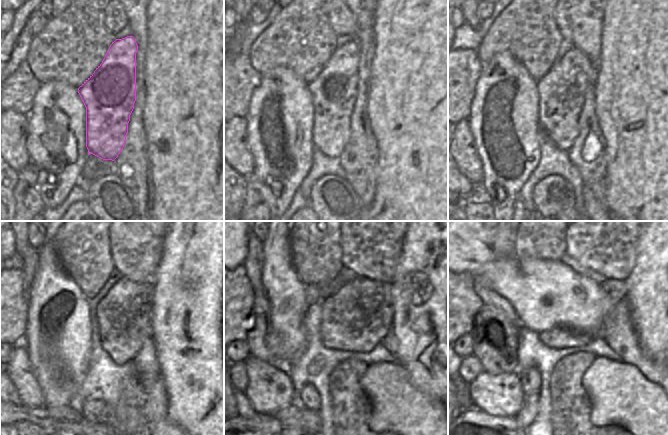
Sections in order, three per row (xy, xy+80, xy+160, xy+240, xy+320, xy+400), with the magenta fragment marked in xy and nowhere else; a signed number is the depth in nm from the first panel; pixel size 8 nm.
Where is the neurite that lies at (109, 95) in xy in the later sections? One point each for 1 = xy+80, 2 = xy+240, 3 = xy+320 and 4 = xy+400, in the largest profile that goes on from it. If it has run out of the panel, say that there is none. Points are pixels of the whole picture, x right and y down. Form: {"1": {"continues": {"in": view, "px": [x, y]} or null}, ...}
{"1": {"continues": {"in": "xy+80", "px": [334, 91]}}, "2": {"continues": {"in": "xy+240", "px": [124, 317]}}, "3": {"continues": {"in": "xy+320", "px": [349, 317]}}, "4": {"continues": {"in": "xy+400", "px": [557, 338]}}}

